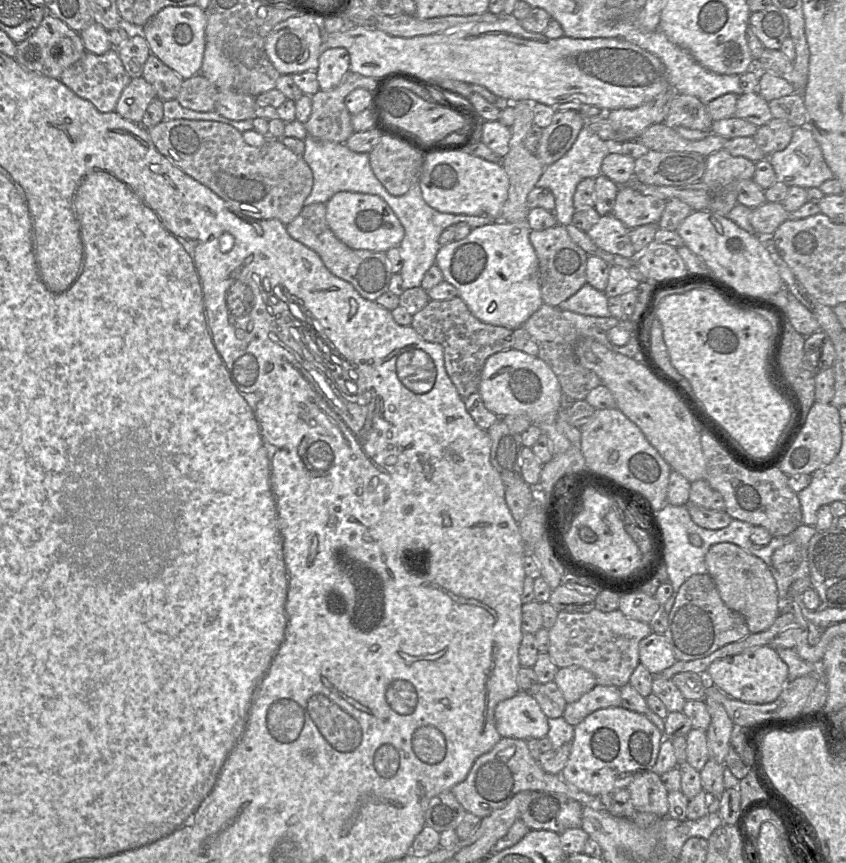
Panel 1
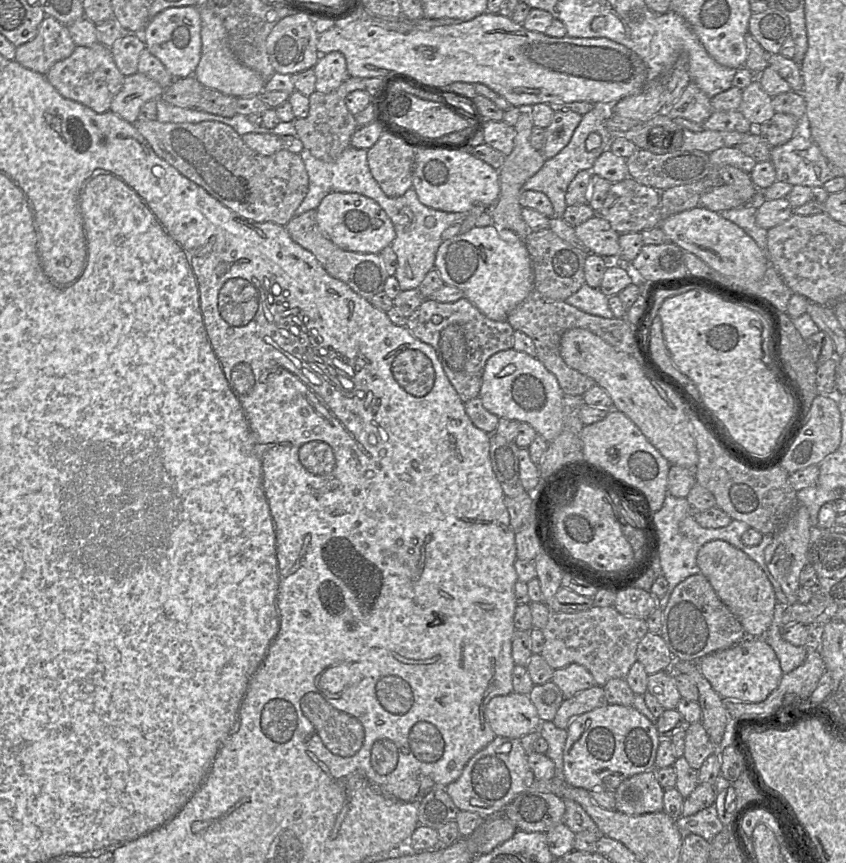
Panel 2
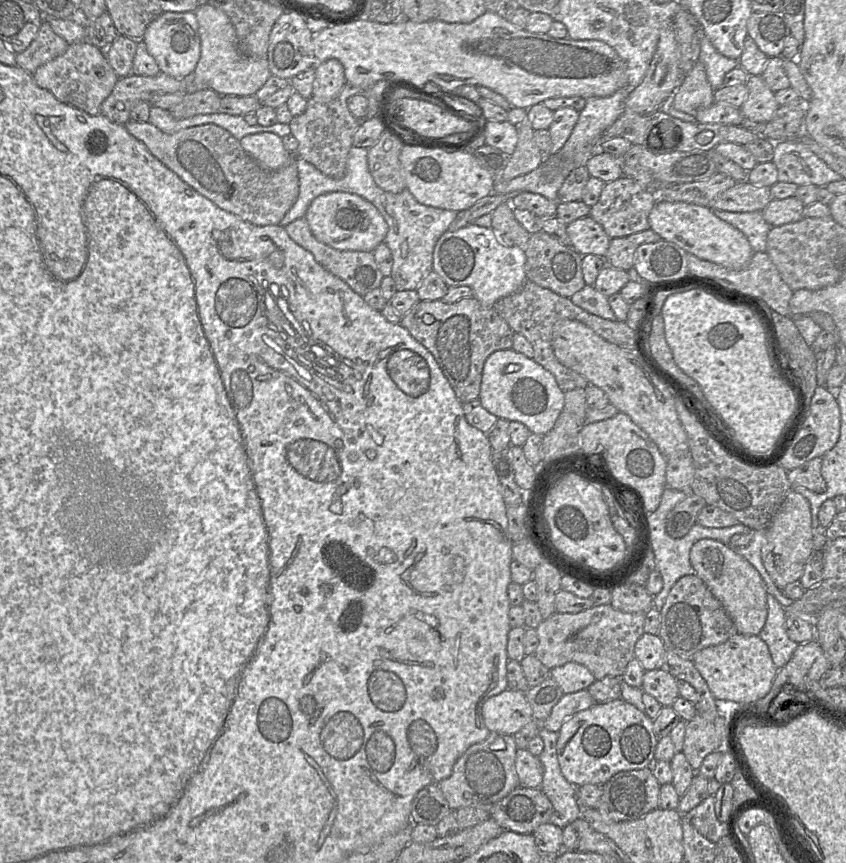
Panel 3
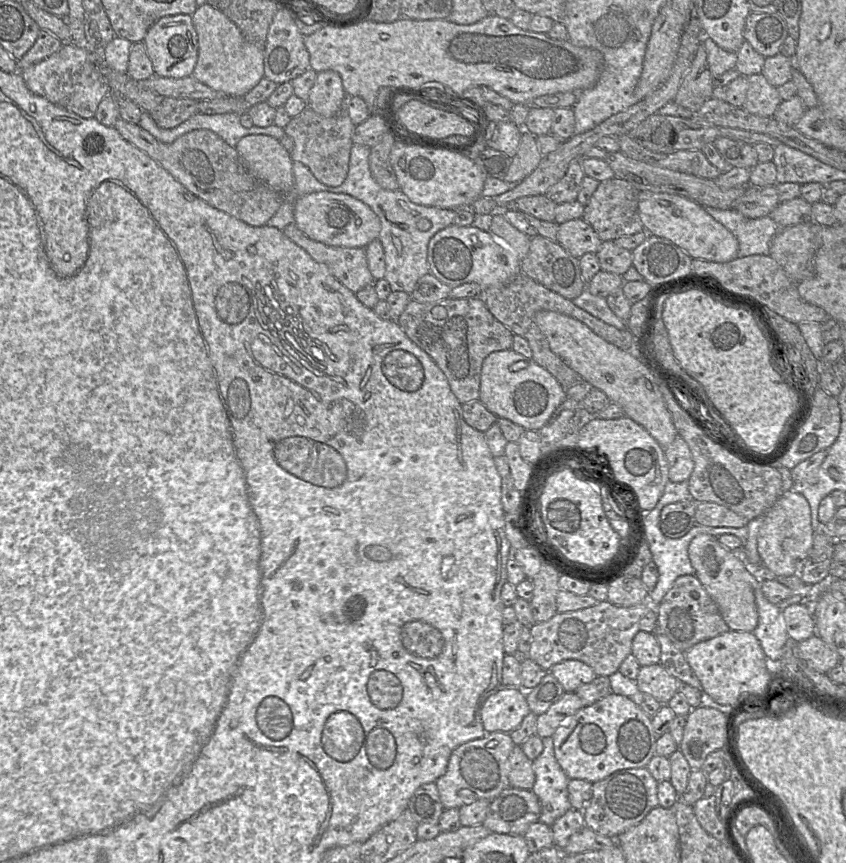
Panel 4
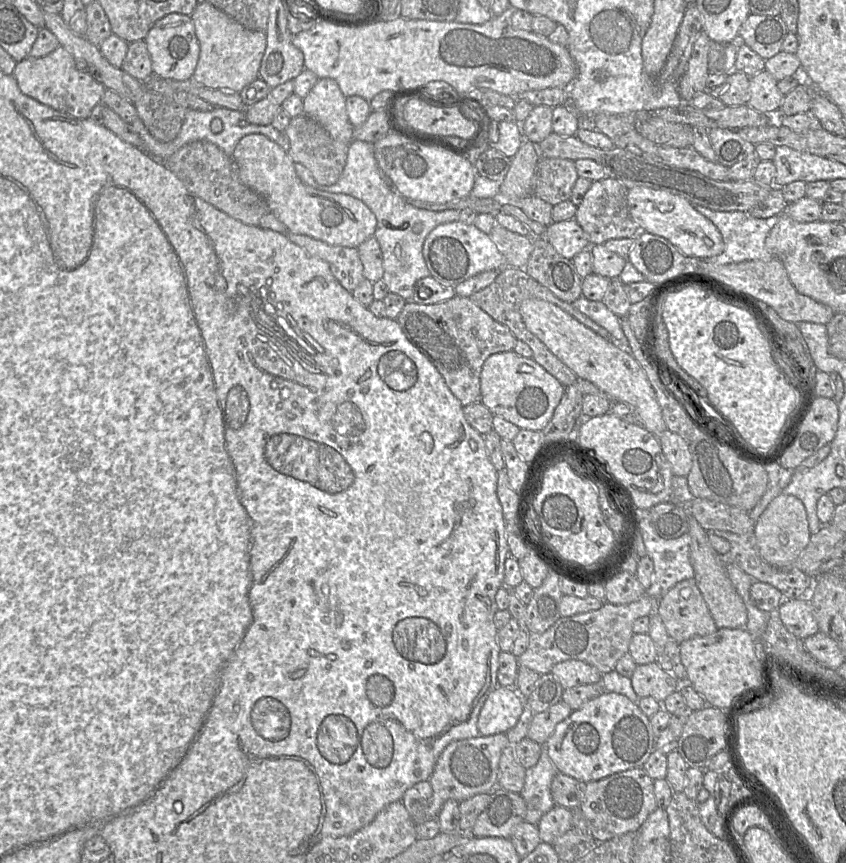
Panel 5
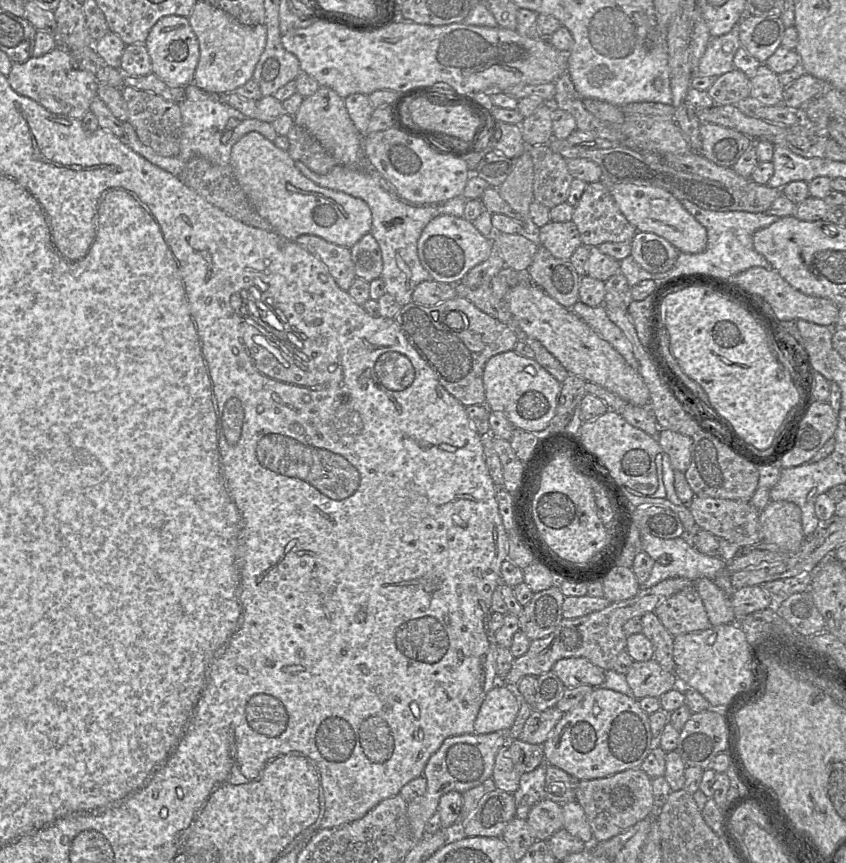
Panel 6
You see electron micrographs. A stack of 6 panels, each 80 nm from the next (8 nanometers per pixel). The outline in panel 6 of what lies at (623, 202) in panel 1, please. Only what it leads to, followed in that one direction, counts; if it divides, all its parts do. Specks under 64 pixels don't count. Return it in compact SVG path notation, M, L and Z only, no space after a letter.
M602 180L587 184L579 203L574 207L571 221L579 231L582 244L588 248L598 247L605 242L631 242L638 232L620 211L611 194L610 185Z

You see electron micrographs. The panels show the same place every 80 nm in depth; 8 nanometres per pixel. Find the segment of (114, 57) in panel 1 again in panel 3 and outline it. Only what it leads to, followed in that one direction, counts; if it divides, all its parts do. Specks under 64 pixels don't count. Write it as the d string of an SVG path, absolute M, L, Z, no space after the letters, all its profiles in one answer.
M86 40L70 44L62 55L39 66L32 76L40 88L51 92L57 100L90 115L102 115L101 105L119 79L107 60L105 50Z

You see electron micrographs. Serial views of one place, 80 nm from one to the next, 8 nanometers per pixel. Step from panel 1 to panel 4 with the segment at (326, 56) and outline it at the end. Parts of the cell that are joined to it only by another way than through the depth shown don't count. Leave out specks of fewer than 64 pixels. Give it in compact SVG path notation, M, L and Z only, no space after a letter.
M334 70L318 72L307 106L324 117L333 117L344 104L345 90L339 73Z

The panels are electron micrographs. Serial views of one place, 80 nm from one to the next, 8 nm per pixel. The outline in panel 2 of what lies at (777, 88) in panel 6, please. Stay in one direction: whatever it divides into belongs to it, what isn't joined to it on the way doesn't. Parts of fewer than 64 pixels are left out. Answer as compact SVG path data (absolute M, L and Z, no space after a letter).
M758 79L742 90L742 100L737 109L754 127L762 125L774 114L771 97L761 88Z

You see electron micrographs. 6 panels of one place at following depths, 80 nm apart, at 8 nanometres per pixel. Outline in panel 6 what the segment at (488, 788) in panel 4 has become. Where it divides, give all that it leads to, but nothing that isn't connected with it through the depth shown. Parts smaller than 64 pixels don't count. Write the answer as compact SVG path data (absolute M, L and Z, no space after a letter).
M506 732L462 734L448 737L443 741L424 768L422 776L427 780L425 794L407 803L407 816L412 835L416 841L425 836L425 825L437 811L442 795L450 791L458 791L463 794L484 783L491 786L495 757L499 749L507 742Z

